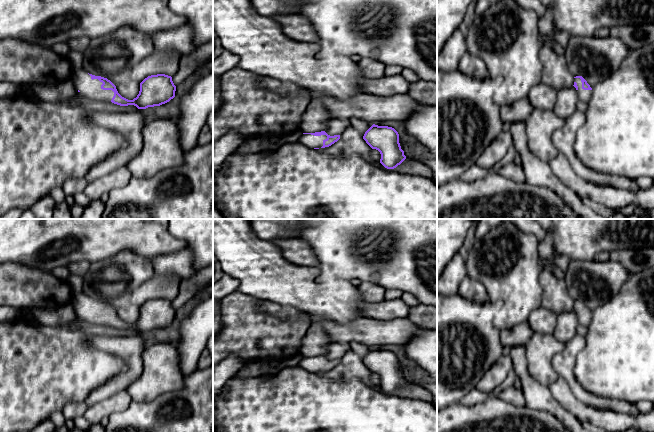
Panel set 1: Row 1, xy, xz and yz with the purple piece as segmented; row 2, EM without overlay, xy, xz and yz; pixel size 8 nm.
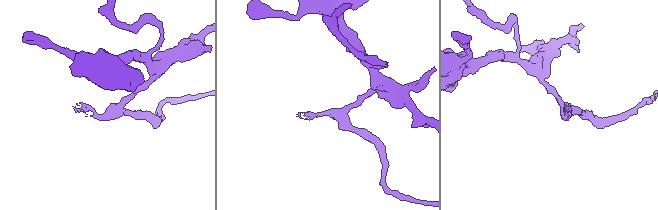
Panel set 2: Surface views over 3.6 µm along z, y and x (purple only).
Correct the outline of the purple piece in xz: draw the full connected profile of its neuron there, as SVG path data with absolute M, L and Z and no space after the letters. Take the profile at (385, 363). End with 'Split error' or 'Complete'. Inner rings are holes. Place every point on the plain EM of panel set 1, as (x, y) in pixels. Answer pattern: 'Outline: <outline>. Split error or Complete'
Outline: M373 348L363 363L372 373L380 376L380 387L387 393L396 392L406 383L399 367L399 358L392 351Z. Complete

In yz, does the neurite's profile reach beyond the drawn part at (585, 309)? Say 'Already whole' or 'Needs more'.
Needs more

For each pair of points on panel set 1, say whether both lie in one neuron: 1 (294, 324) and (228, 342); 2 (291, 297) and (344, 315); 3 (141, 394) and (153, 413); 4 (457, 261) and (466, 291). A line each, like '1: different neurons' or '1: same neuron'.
1: same neuron
2: same neuron
3: different neurons
4: different neurons

